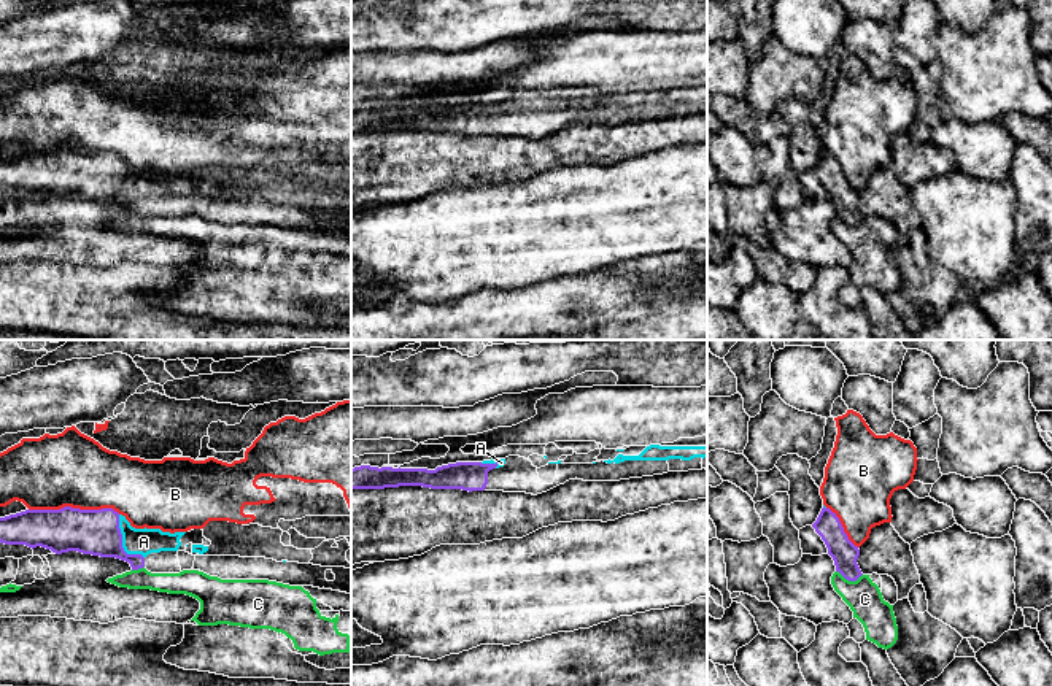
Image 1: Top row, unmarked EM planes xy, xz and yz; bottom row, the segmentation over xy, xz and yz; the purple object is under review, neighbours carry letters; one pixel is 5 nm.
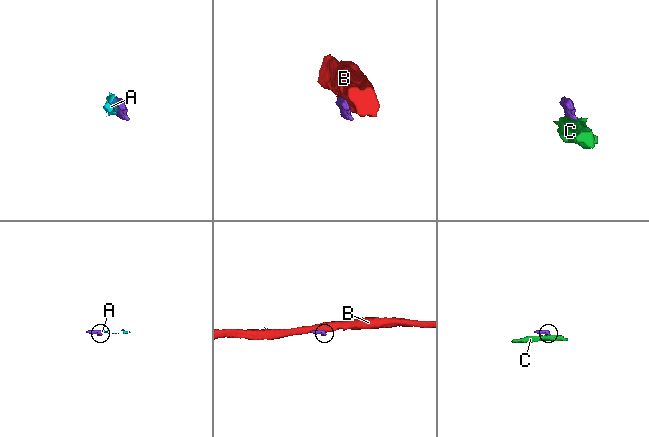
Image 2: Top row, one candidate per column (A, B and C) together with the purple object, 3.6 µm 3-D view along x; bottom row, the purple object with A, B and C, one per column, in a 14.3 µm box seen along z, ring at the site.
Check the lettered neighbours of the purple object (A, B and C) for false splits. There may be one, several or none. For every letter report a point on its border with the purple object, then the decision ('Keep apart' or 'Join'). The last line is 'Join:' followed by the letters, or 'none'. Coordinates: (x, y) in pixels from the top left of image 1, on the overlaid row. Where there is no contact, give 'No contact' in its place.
A: Touches purple at xy (121, 542). Join
B: Touches purple at xy (75, 508). Keep apart
C: Touches purple at yz (849, 580). Keep apart
Join: A

